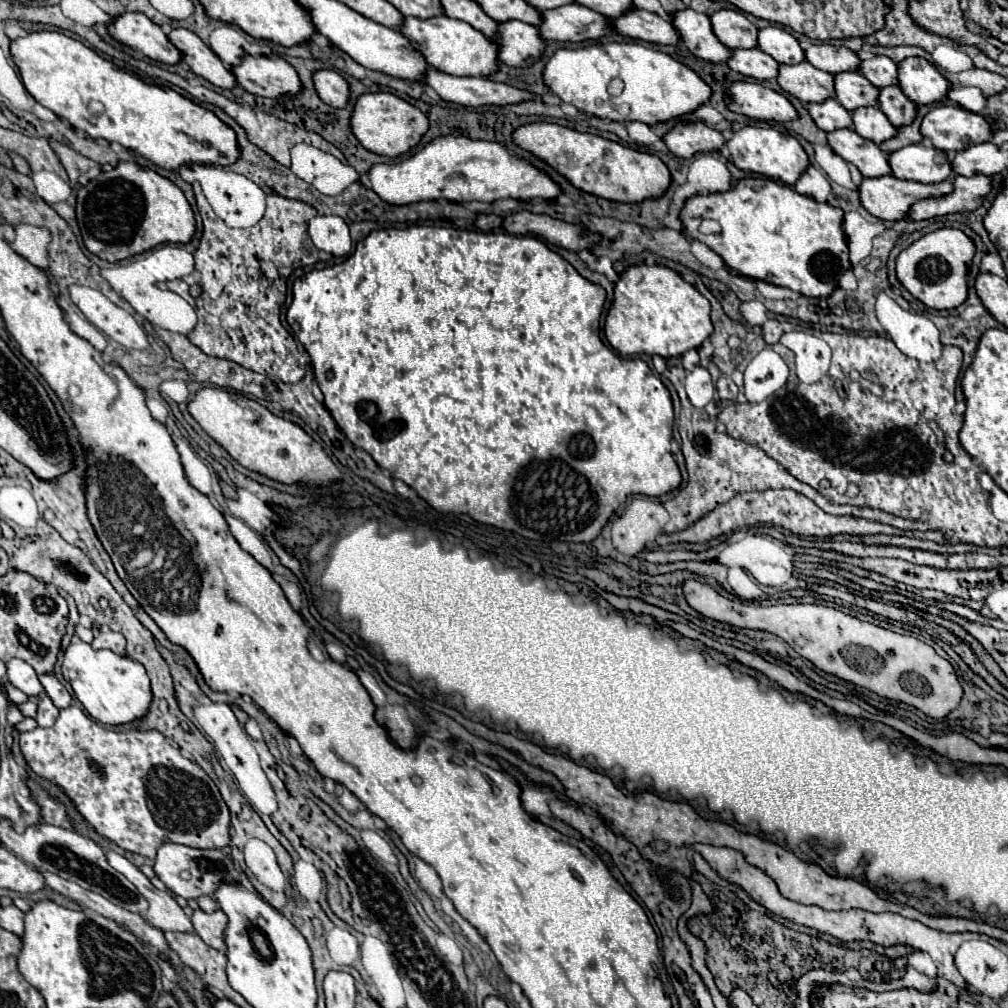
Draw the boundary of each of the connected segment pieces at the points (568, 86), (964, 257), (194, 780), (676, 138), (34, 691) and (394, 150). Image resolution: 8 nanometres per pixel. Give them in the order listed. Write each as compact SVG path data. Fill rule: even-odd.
M608 43L592 45L586 49L560 49L546 63L544 83L564 103L574 105L588 115L620 123L666 123L674 117L696 111L712 97L710 85L706 85L690 67L672 59L670 55L638 43ZM614 77L620 77L624 81L624 91L618 97L612 97L608 93L608 83Z
M938 229L908 249L896 259L896 273L902 285L930 309L956 309L968 299L968 263L976 255L974 241L960 229Z
M70 705L70 707L60 710L60 717L58 717L58 721L56 721L52 727L48 727L48 729L36 727L36 729L28 731L28 733L20 733L20 749L22 749L22 753L24 753L26 761L28 761L28 767L30 767L30 771L32 771L34 775L38 775L40 779L46 779L46 781L56 783L56 785L68 795L68 799L74 803L76 811L78 811L102 837L108 837L110 841L114 841L118 847L122 847L122 849L126 849L126 851L144 855L144 857L148 857L148 859L154 859L158 847L164 845L164 843L178 843L178 845L186 845L186 847L194 847L194 849L224 849L224 847L230 843L230 811L228 811L228 805L224 803L224 799L222 799L218 787L216 787L214 781L208 777L208 773L206 773L202 767L198 767L198 763L194 763L194 761L182 757L180 749L174 747L172 743L168 743L168 739L166 739L162 733L158 733L158 731L138 731L138 729L134 729L134 731L120 731L120 729L108 729L108 727L100 725L98 721L90 719L78 705ZM94 765L98 765L102 773L98 773L98 771L94 769Z
M690 121L676 123L676 127L664 135L664 143L676 157L690 159L696 153L718 151L726 143L726 137L702 121Z
M14 659L14 661L8 661L6 667L8 667L8 681L14 687L18 687L20 691L24 691L28 697L30 695L40 695L44 691L34 667L28 665L26 661Z
M366 93L358 99L352 115L352 131L358 141L372 153L386 157L400 157L408 153L428 131L428 117L408 101L396 97L394 93Z

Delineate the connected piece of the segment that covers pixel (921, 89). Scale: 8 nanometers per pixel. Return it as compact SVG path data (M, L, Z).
M910 57L898 63L900 89L916 105L932 105L946 99L952 83L938 71L938 67L926 59Z

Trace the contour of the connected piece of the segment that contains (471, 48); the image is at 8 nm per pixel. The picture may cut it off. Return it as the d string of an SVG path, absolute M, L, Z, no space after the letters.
M446 15L432 17L430 21L406 17L402 33L426 57L426 61L442 73L450 73L456 77L488 77L498 71L500 45L488 39L482 31L474 29L472 25L466 25L466 21L458 21Z

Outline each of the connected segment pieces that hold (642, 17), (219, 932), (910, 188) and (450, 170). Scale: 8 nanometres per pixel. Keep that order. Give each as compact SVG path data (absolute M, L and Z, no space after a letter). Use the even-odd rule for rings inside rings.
M632 9L624 13L622 17L610 19L614 25L616 33L632 39L642 39L648 43L660 43L660 45L678 45L680 43L680 33L678 29L662 19L656 13L642 11L642 9Z
M218 907L212 913L204 913L204 911L194 911L192 915L192 923L196 933L202 937L202 941L206 941L210 947L218 949L218 951L226 951L226 943L224 943L224 931L228 925L228 917L226 913L222 913L222 909Z
M886 175L886 177L876 177L876 179L862 179L862 185L858 187L860 191L860 203L878 219L882 221L900 221L906 219L912 205L920 199L928 199L928 197L942 197L942 195L950 195L954 191L954 177L946 179L942 183L934 183L934 185L926 185L926 183L918 183L918 181L906 181L906 179L898 179L894 175Z
M438 137L422 151L402 163L374 165L368 173L370 189L392 205L406 205L414 201L482 201L494 203L498 199L556 199L564 189L530 161L512 155L504 145L494 141L474 141L468 137Z

